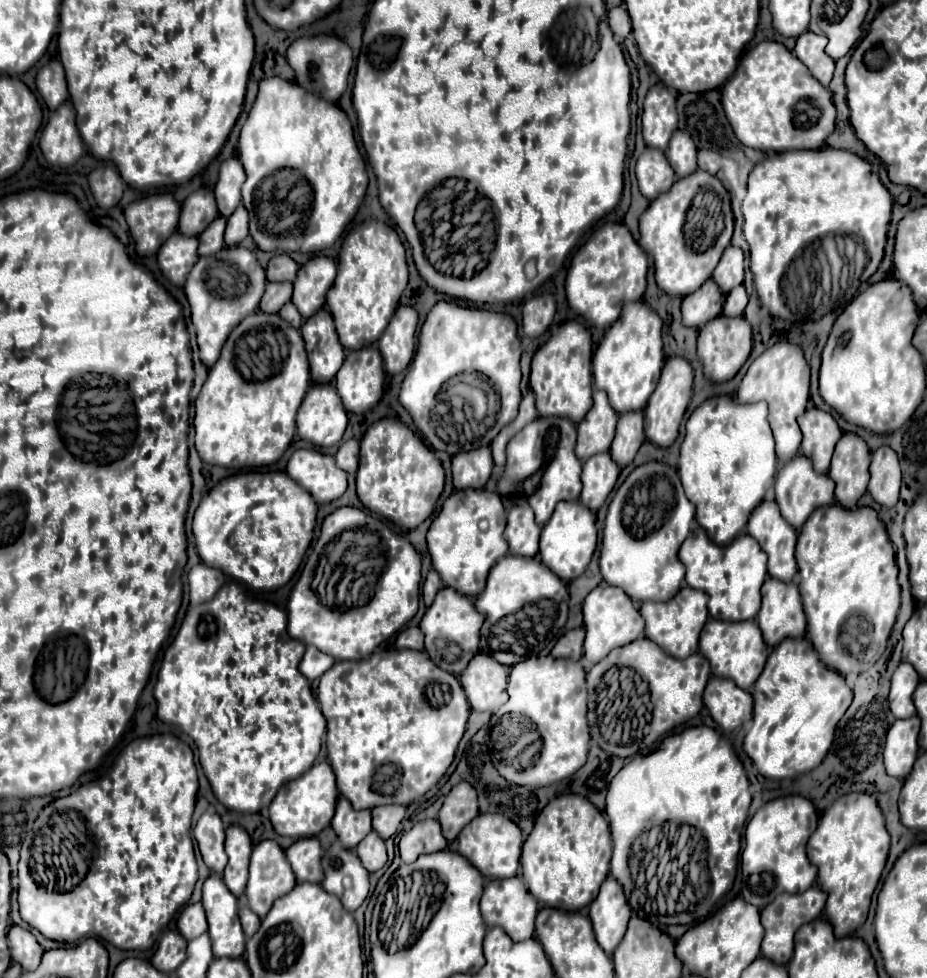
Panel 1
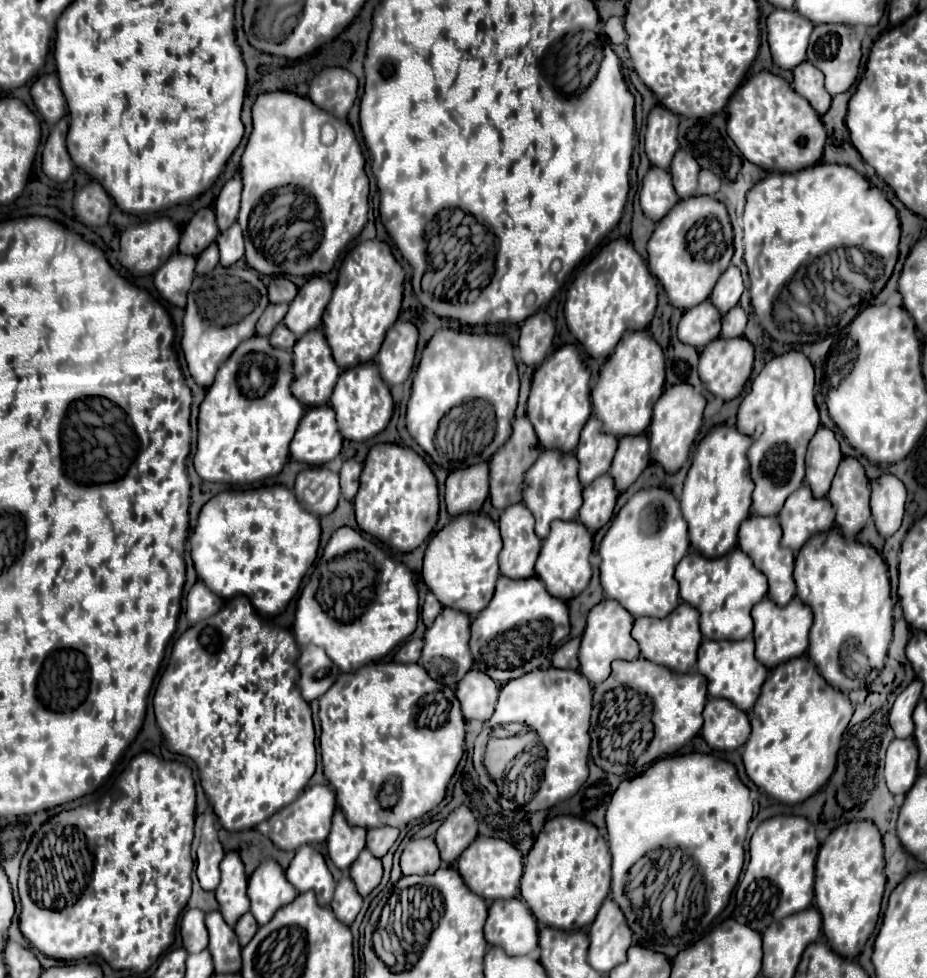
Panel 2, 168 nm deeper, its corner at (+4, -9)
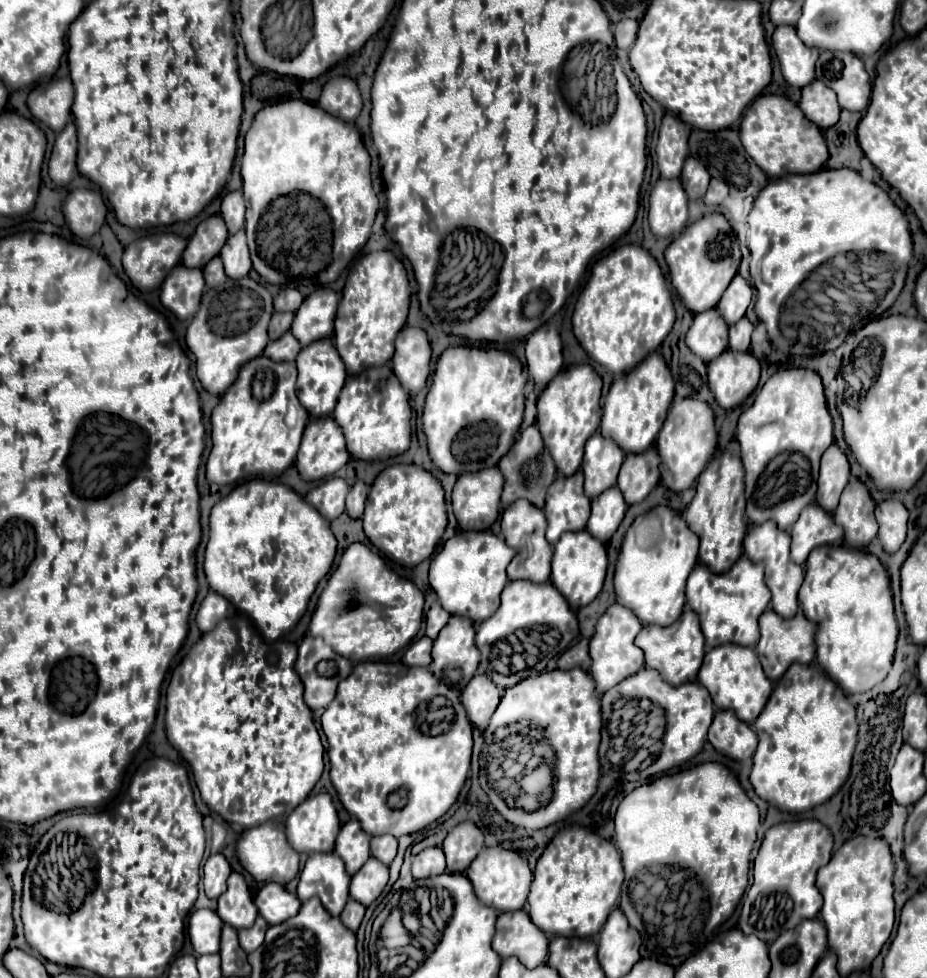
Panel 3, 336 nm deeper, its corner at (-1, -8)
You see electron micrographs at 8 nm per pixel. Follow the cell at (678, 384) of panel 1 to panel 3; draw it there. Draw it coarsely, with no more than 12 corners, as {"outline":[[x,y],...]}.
{"outline":[[675,399],[657,437],[661,483],[689,489],[713,459],[711,407]]}

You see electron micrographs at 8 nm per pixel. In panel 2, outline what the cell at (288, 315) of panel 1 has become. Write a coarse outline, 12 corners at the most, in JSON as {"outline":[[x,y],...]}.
{"outline":[[280,322],[270,334],[276,348],[292,350],[296,336]]}

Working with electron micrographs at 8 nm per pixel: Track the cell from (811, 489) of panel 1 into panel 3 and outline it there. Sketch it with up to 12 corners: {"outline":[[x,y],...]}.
{"outline":[[819,505],[805,507],[791,529],[791,559],[805,565],[819,545],[843,531]]}

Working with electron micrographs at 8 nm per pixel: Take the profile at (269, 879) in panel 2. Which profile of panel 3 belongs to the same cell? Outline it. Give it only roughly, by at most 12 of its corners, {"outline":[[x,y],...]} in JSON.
{"outline":[[277,883],[255,897],[259,915],[279,925],[299,911],[301,901]]}

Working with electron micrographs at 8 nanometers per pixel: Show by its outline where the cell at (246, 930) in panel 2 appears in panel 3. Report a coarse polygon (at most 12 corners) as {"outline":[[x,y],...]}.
{"outline":[[257,917],[253,927],[239,929],[239,945],[245,953],[263,943],[269,925]]}

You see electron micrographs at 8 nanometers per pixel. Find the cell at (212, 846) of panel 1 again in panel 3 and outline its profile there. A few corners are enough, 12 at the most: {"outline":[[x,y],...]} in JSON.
{"outline":[[221,853],[207,859],[203,885],[209,899],[227,889],[231,867]]}

